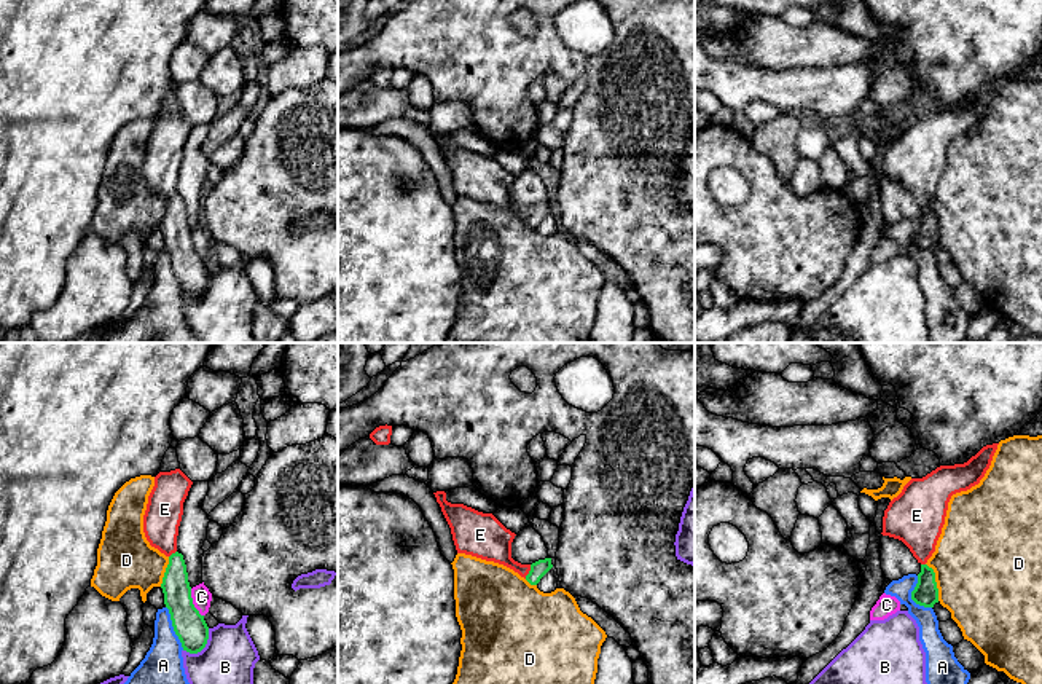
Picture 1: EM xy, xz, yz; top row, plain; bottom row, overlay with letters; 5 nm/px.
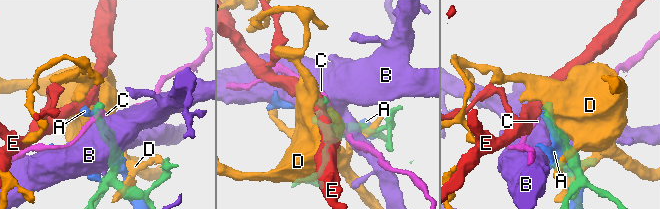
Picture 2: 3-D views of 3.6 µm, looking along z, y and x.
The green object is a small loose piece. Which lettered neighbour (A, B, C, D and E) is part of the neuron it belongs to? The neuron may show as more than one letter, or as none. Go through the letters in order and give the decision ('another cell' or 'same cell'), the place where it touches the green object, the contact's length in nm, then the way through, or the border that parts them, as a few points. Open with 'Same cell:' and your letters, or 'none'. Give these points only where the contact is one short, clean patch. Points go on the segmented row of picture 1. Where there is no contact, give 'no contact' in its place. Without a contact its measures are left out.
Same cell: E
A: another cell; contact xy (174, 628); length 240 nm
B: another cell; contact xy (203, 648); length 180 nm
C: another cell; contact xy (191, 603); length 160 nm; border xy (190, 589), (193, 606), (203, 616)
D: another cell; contact yz (936, 582); length 200 nm
E: same cell; contact xz (529, 571); length 80 nm; way xz (542, 566), (529, 571), (515, 566), (491, 541)

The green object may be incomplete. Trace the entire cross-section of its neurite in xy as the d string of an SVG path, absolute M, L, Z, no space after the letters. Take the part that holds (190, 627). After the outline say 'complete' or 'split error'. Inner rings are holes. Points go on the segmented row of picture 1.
M180 469L159 472L148 496L143 533L150 545L169 558L161 584L164 604L183 651L198 654L207 644L209 627L193 604L186 564L183 555L177 552L183 502L191 485L193 482Z; split error

